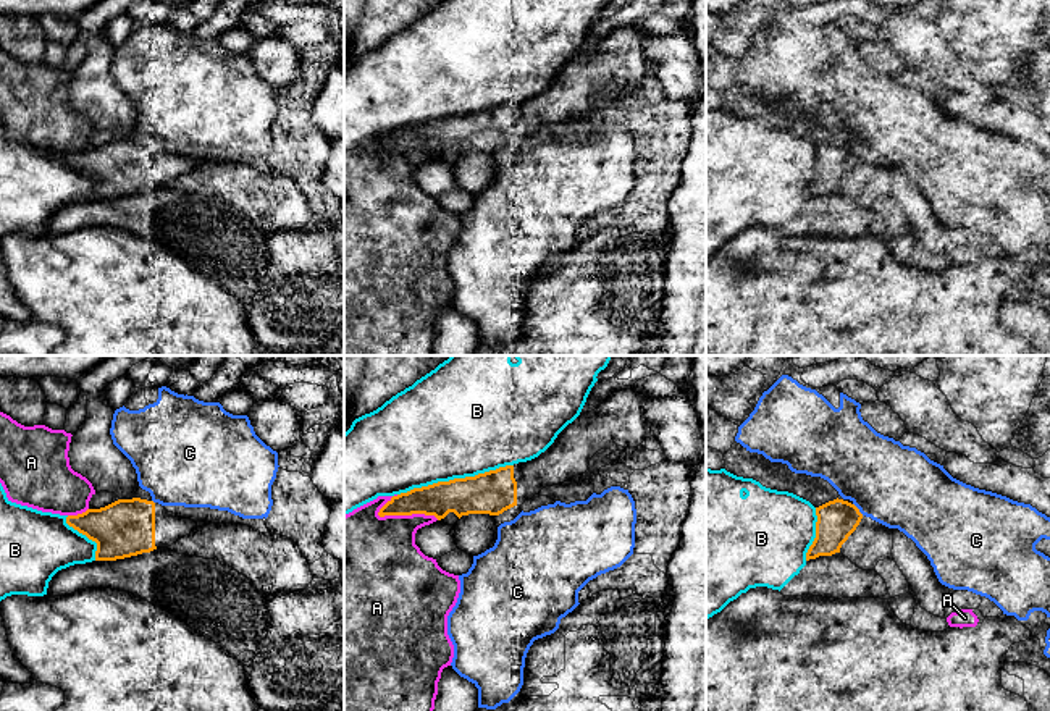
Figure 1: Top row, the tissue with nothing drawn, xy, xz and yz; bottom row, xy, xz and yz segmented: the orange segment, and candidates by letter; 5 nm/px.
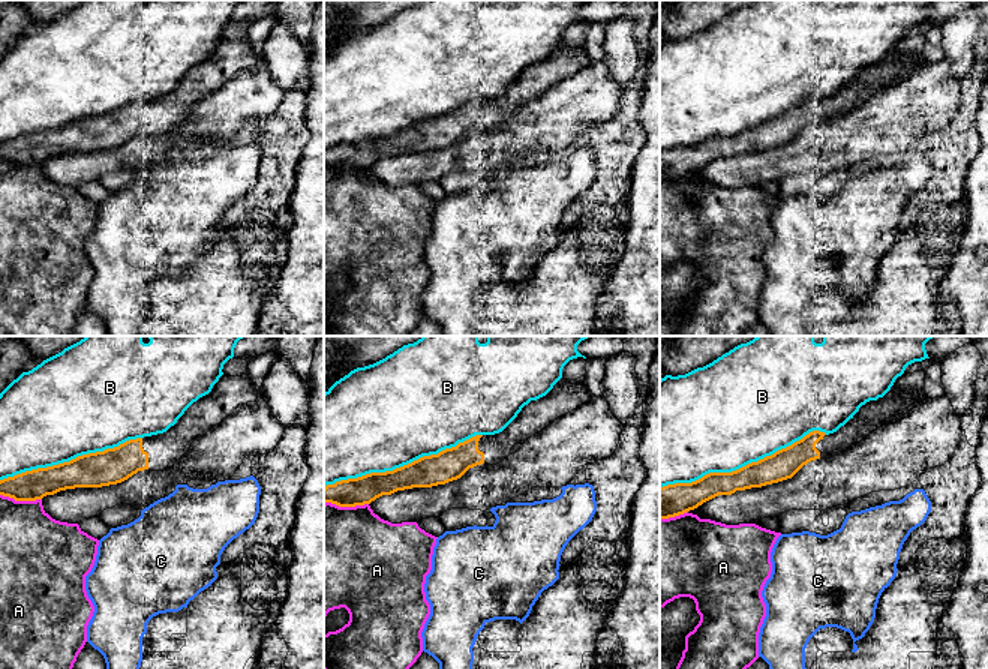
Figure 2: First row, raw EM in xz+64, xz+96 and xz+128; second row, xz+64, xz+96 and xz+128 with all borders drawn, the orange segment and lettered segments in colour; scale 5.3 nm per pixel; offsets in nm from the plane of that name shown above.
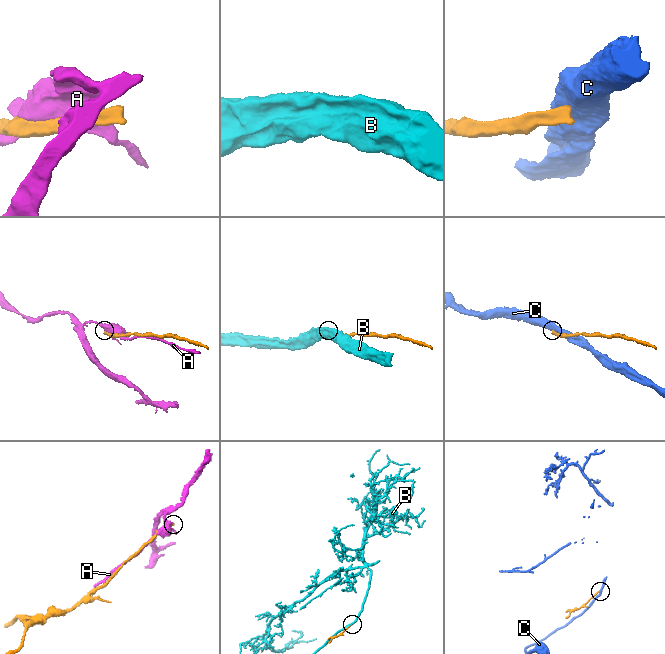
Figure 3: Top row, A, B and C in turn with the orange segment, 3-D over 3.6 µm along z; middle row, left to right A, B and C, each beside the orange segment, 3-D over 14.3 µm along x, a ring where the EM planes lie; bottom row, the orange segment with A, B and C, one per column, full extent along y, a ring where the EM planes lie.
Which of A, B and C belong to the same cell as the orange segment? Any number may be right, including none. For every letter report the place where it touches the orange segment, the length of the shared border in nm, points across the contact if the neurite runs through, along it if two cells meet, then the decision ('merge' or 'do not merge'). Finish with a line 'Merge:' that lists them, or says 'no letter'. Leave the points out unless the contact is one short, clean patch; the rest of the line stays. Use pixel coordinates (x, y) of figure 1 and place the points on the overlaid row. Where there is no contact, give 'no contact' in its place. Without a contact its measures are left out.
A: xz (407, 514) | 320 nm | do not merge
B: xz (454, 479) | 600 nm | do not merge
C: yz (858, 509) | 80 nm | do not merge
Merge: no letter

